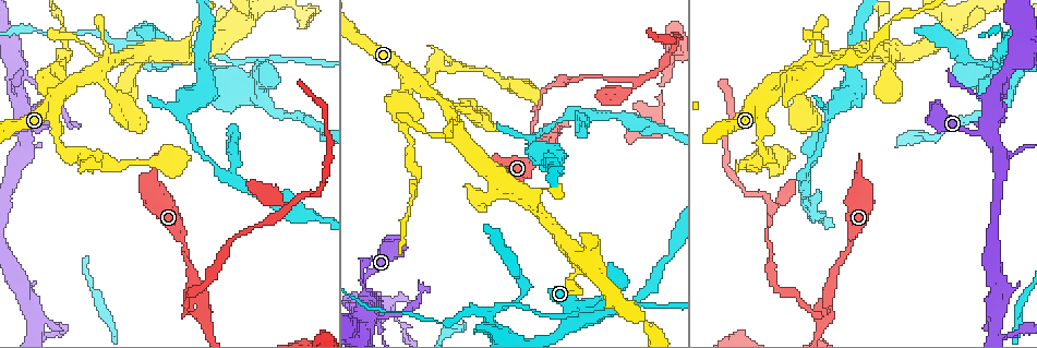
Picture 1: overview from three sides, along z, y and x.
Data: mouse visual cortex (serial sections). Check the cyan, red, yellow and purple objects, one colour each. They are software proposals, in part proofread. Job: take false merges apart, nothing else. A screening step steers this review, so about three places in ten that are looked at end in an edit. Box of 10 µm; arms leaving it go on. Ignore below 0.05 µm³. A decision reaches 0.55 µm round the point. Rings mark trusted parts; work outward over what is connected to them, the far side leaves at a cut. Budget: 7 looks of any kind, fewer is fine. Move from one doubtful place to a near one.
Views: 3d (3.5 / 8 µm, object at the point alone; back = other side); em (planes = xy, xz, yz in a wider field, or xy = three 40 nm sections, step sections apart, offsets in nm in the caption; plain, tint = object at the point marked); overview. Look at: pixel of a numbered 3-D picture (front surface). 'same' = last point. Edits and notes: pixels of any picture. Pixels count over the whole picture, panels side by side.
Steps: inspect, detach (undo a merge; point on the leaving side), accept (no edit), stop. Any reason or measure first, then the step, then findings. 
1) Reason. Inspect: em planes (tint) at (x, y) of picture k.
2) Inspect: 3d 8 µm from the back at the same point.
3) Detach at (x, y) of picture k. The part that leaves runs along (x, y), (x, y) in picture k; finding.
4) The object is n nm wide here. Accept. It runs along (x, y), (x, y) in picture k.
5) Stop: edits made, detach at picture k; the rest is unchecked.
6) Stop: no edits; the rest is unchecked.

Abrupt turn. Inspect: 3d 3.5 µm at (762, 146) of picture 1.

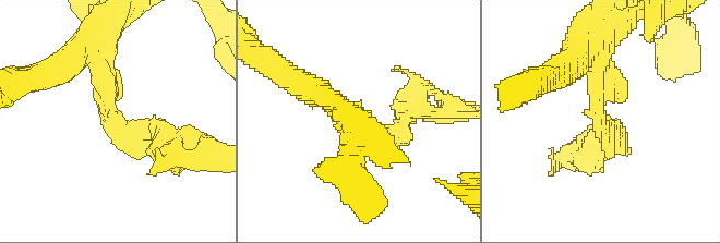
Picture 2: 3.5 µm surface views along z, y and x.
The arms are 250, 250 nm wide. Inspect: em planes (plain) at (598, 117) of picture 2.

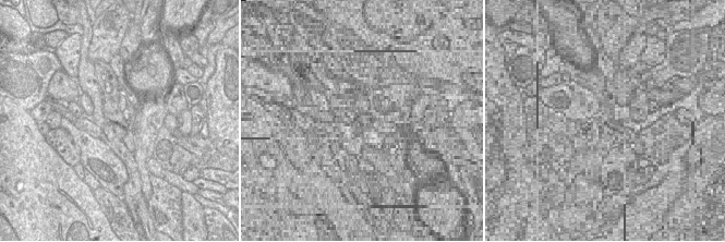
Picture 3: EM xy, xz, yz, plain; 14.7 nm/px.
Where the object lies. Inspect: em planes (tint) at the same point.

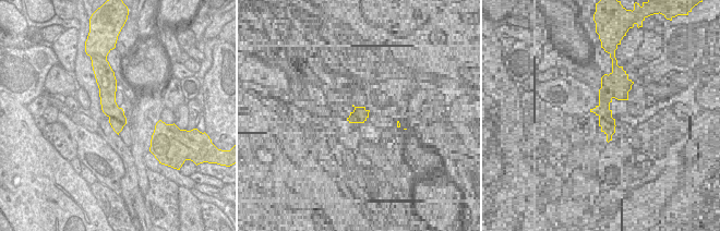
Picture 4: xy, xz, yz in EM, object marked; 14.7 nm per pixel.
Detach at (118, 136) of picture 2. Two cells meet here.

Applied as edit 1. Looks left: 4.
Three arms meet. Inspect: 3d 3.5 µm at (441, 104) of picture 1.

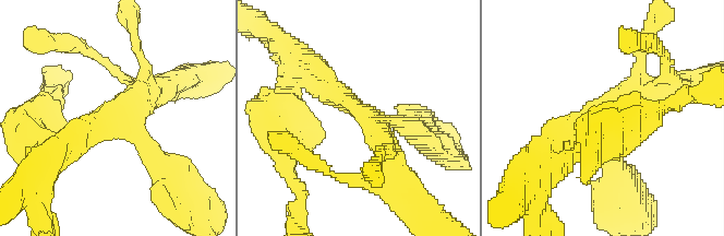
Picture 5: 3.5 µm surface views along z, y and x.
3 arms meet here; the arms are 200, 350, 350 nm wide. Inspect: em xy step 1 (tint) at (117, 115) of picture 5.

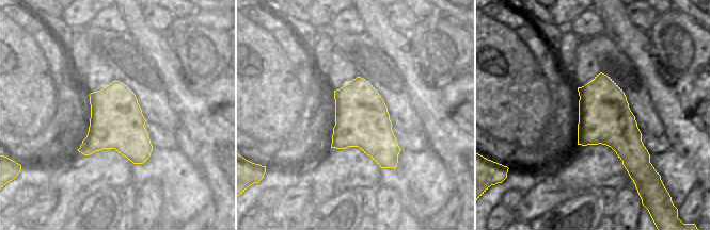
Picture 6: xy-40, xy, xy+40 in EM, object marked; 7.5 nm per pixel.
The object is 400 nm wide here. Accept. It runs along (312, 71), (379, 127), (396, 166) in picture 5; continuous, no second cell.

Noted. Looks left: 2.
Three arms meet. Inspect: em xy step 3 (tint) at (379, 326) of picture 1.

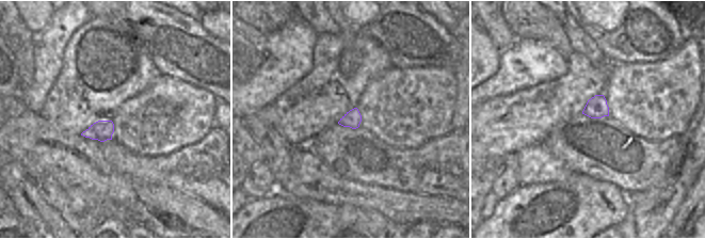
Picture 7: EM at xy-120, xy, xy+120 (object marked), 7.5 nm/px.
Inspect: 3d 3.5 µm at the same point.

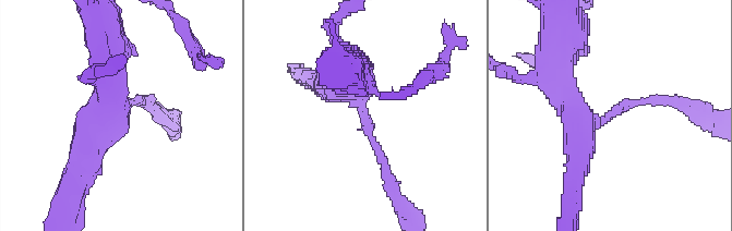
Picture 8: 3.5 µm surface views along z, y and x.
Accept. It runs along (350, 62), (344, 82), (384, 157) in picture 8; one cell here.

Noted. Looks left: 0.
Stop: edits made, detach at picture 2; the rest is unchecked.

